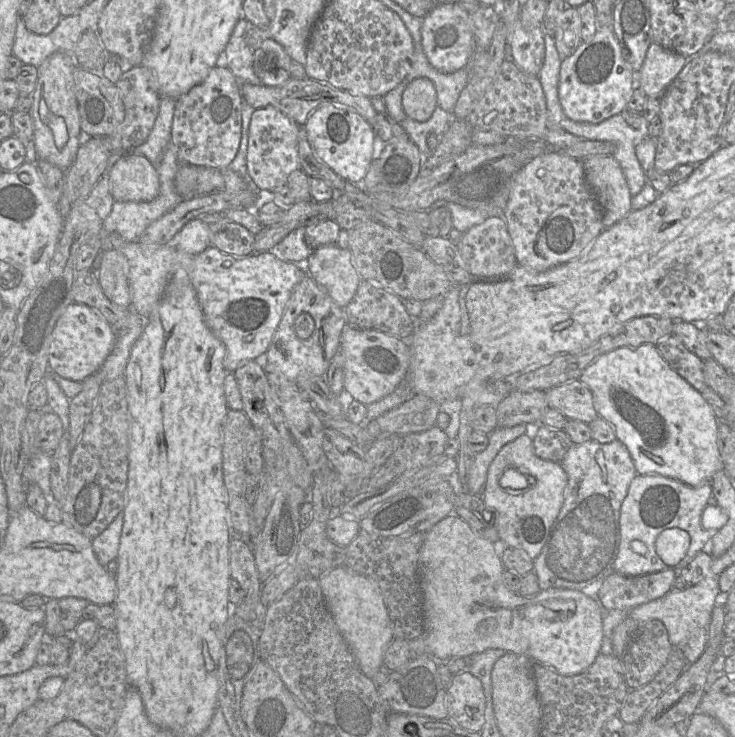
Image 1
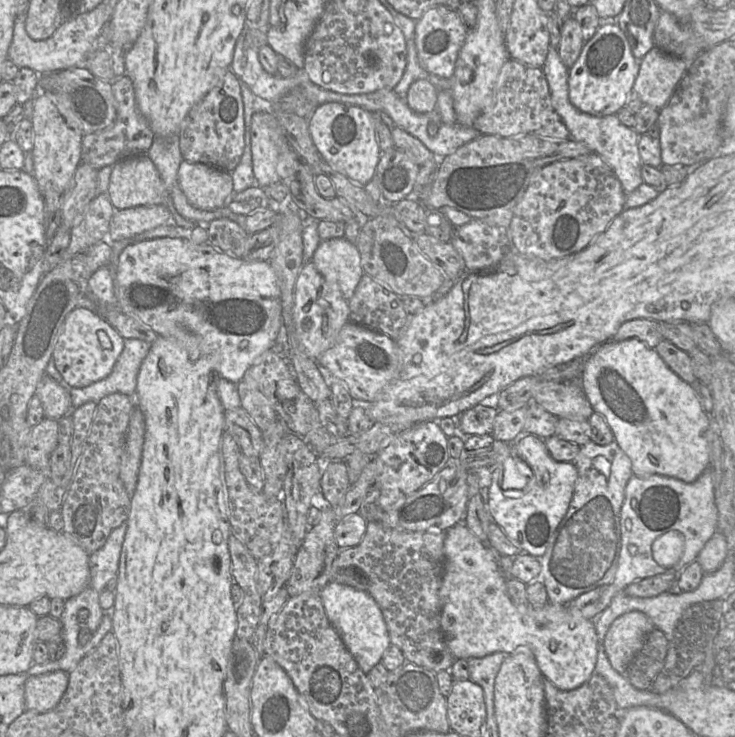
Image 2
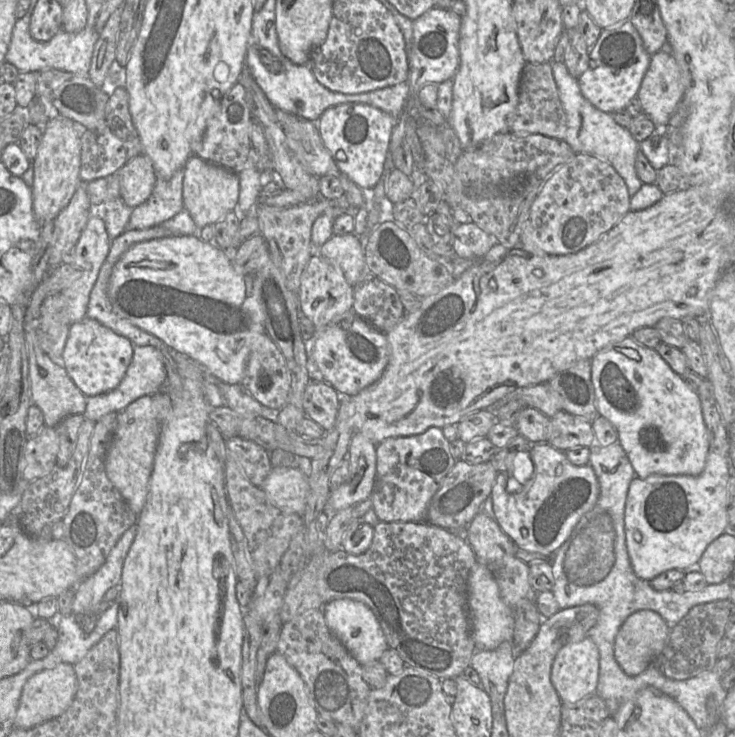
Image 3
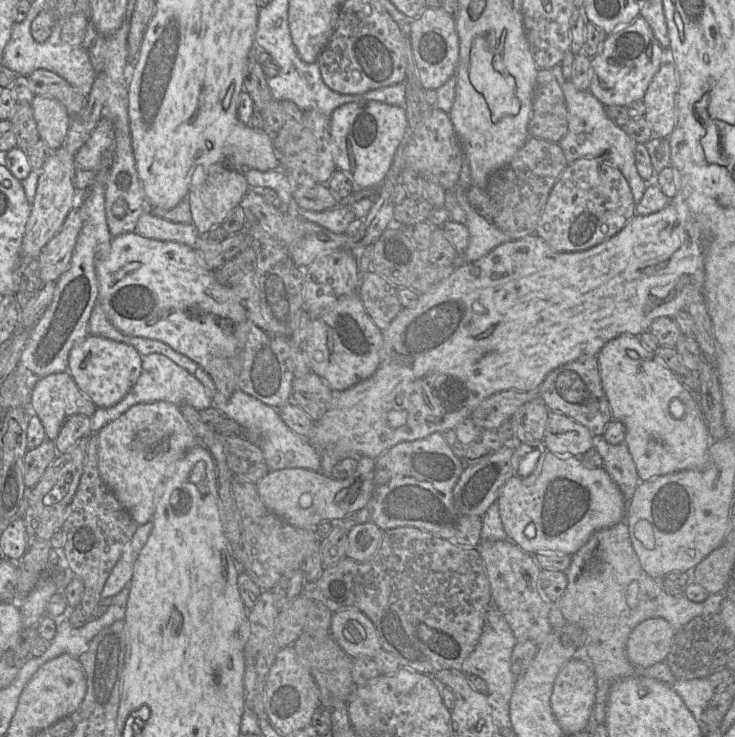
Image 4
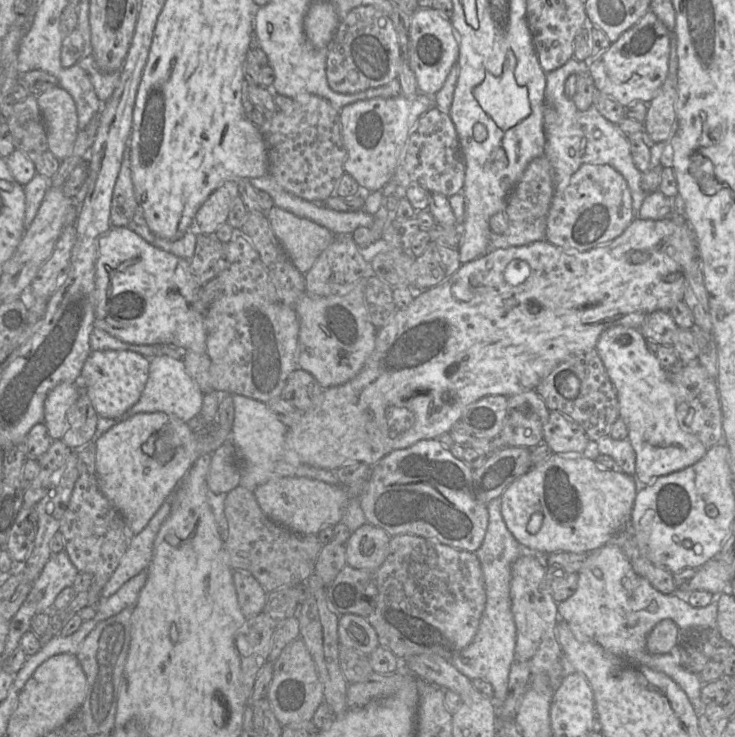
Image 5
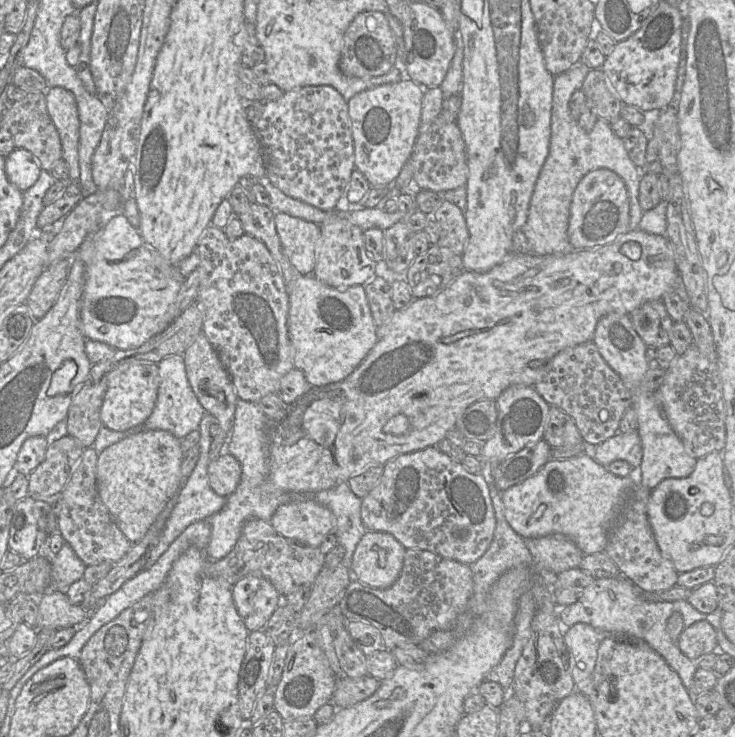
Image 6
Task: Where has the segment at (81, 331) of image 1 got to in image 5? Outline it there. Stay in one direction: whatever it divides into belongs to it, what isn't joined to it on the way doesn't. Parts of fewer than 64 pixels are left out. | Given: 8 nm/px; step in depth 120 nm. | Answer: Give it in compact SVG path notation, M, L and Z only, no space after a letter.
M132 350L91 351L81 371L80 387L100 417L117 418L139 400L148 379L149 366L150 359Z

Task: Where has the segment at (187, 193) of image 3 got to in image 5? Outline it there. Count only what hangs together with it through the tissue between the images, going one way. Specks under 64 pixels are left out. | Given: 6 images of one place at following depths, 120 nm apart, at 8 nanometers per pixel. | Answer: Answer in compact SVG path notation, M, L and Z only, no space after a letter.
M226 181L214 190L195 216L200 233L215 234L220 225L227 223L231 204L239 195L238 181Z

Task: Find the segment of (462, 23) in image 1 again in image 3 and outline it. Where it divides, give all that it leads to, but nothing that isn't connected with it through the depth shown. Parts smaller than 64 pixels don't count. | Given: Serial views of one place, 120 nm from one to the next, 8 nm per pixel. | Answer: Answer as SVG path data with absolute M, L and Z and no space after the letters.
M433 7L413 21L412 56L408 83L412 92L426 84L453 80L459 67L459 35L462 17L450 9Z

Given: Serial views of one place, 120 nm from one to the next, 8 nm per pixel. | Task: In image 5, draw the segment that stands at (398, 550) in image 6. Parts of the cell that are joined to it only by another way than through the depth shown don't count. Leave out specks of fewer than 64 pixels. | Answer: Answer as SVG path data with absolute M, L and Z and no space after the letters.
M368 522L360 526L346 542L346 561L357 569L377 569L389 552L391 536Z

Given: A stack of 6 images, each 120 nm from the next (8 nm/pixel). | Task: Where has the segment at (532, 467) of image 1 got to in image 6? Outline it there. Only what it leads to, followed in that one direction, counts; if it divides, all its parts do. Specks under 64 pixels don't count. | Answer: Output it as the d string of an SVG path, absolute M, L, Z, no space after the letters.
M581 454L567 459L550 459L535 475L504 490L501 494L501 498L504 507L504 515L507 522L511 528L523 539L533 539L551 534L559 534L573 541L585 555L605 550L608 535L634 486L635 480L633 479L633 476L620 477L614 475L610 473L603 465L598 463L594 458L586 454Z

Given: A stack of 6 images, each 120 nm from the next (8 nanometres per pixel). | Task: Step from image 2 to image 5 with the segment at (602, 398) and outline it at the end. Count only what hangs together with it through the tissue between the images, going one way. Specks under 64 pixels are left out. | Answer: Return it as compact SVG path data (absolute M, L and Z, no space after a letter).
M625 326L605 329L596 343L606 373L618 398L619 417L628 428L628 440L636 454L635 477L643 485L683 470L700 461L707 448L694 434L685 431L676 417L676 388L670 375L646 345L640 330Z

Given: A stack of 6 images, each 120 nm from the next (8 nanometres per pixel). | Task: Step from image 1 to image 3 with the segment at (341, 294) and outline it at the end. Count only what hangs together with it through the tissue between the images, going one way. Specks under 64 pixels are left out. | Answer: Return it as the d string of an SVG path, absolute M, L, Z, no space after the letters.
M354 234L333 235L318 248L318 254L339 267L352 287L366 271L363 248Z

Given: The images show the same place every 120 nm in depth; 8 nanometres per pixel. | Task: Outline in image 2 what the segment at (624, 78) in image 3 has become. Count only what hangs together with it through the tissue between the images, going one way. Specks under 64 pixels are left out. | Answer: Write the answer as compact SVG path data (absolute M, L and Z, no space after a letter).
M602 20L602 25L595 35L585 42L579 58L569 69L569 99L577 109L590 115L607 116L617 114L625 107L628 97L633 91L638 72L639 60L633 56L630 44L621 28L614 20Z

